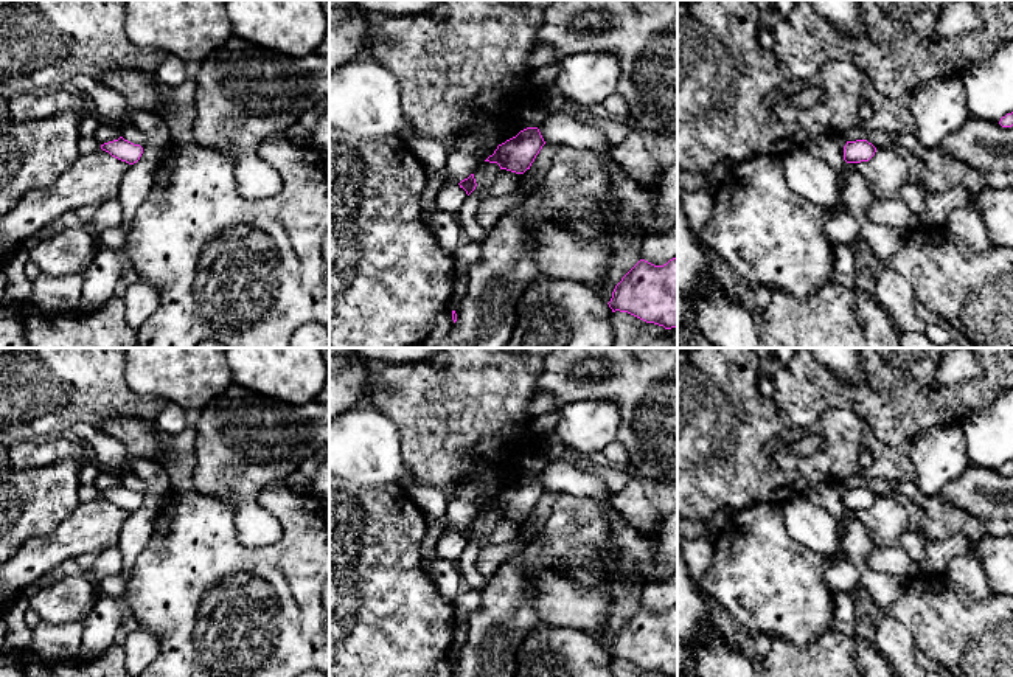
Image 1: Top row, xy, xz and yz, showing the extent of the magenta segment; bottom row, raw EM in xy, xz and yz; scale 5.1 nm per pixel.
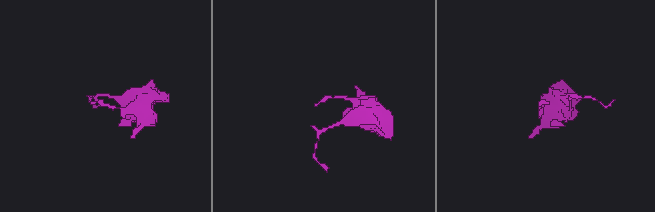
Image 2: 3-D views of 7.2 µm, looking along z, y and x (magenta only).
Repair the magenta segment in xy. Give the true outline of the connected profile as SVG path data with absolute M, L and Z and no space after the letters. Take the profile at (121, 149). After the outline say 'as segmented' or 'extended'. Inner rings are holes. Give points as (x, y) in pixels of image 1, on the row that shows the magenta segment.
M123 137L101 144L101 149L109 152L112 157L126 161L129 165L137 163L143 154L143 148L140 144L134 144L124 140Z; as segmented

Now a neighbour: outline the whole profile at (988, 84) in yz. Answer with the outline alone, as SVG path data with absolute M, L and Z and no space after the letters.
M1013 39L960 78L968 115L999 123L1013 112Z

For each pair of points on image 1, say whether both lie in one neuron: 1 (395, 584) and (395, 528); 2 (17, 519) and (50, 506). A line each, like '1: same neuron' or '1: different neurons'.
1: same neuron
2: same neuron

